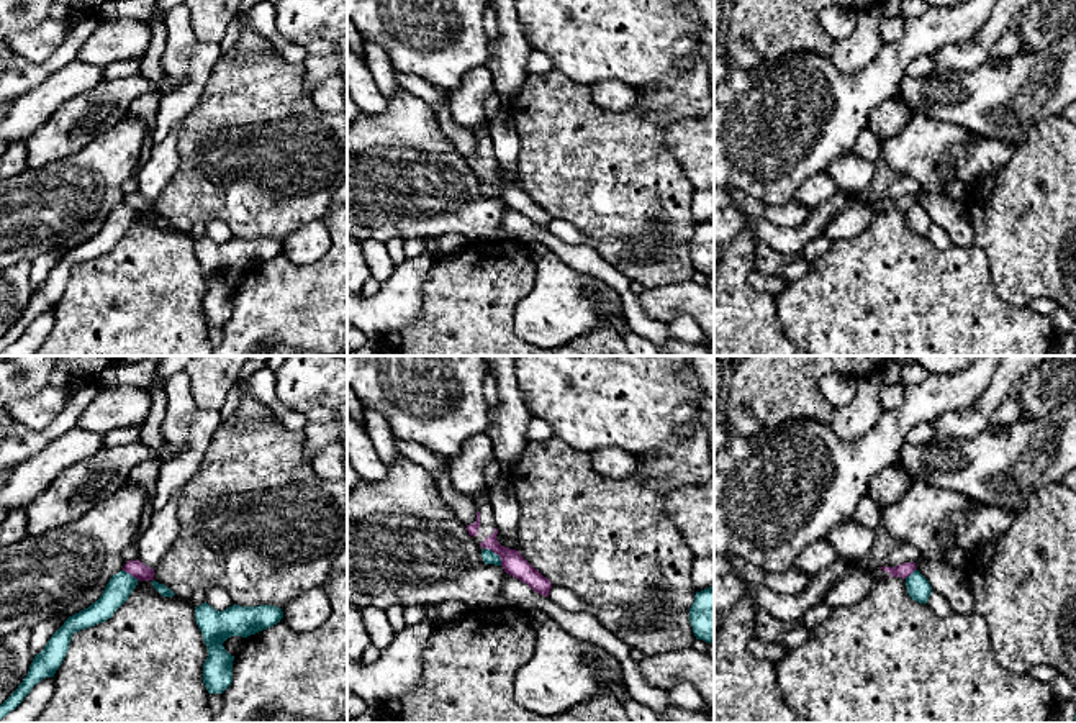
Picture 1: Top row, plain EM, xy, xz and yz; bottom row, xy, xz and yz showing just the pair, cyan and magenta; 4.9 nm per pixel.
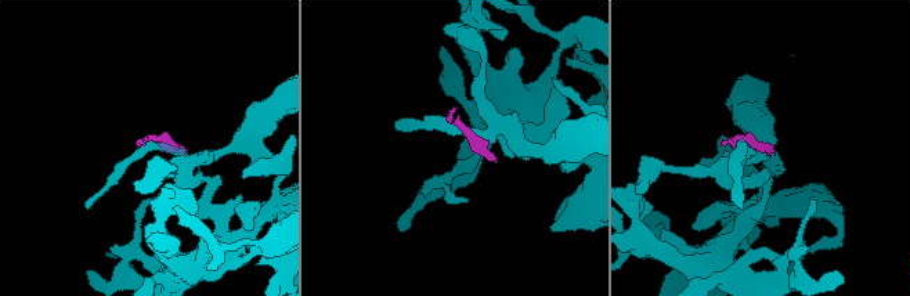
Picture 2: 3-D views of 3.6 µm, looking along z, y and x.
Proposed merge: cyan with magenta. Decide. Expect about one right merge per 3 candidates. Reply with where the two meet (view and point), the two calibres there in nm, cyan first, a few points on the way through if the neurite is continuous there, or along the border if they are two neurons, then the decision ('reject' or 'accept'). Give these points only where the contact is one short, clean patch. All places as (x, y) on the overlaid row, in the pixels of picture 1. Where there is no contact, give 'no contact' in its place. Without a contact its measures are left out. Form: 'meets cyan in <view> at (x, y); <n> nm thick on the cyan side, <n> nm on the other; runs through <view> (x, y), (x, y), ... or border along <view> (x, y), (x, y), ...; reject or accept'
meets cyan in xz at (493, 553); 70 nm thick on the cyan side, 110 nm on the other; reject

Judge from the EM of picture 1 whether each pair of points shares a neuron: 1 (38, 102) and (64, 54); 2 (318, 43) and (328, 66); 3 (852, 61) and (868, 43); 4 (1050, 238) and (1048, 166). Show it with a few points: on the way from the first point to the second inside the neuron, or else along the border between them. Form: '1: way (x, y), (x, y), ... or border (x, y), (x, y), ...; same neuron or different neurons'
1: border (76, 58), (25, 94); different neurons
2: border (310, 54), (330, 59); different neurons
3: way (855, 56), (863, 48); same neuron
4: way (1050, 220), (1050, 184); same neuron

